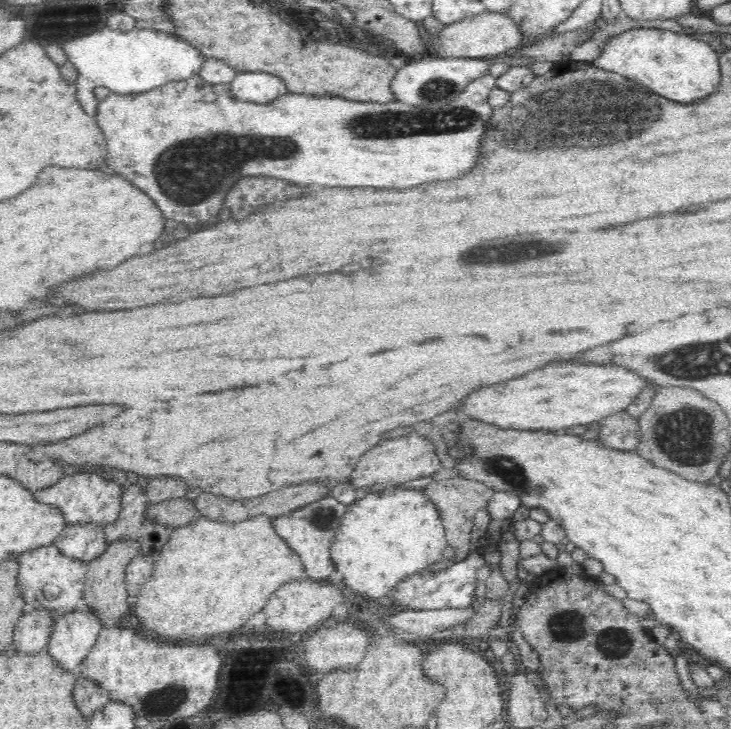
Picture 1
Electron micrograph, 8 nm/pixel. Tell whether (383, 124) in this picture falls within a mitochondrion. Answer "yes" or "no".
yes

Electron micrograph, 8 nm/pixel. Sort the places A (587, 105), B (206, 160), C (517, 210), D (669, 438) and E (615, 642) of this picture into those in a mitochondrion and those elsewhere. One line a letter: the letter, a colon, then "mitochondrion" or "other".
A: mitochondrion
B: mitochondrion
C: other
D: mitochondrion
E: mitochondrion

